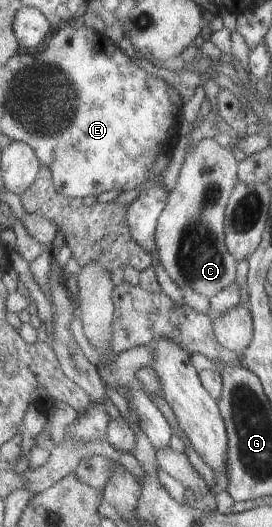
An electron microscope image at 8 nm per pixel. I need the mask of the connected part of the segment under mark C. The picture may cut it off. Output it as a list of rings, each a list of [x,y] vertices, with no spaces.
[[[212,138],[198,144],[194,153],[186,156],[179,172],[175,187],[170,191],[167,207],[157,224],[156,242],[159,261],[174,283],[181,289],[190,288],[205,295],[210,300],[231,287],[236,280],[236,264],[239,262],[227,250],[225,241],[225,221],[227,205],[235,187],[239,184],[239,161],[232,149],[220,146]]]

